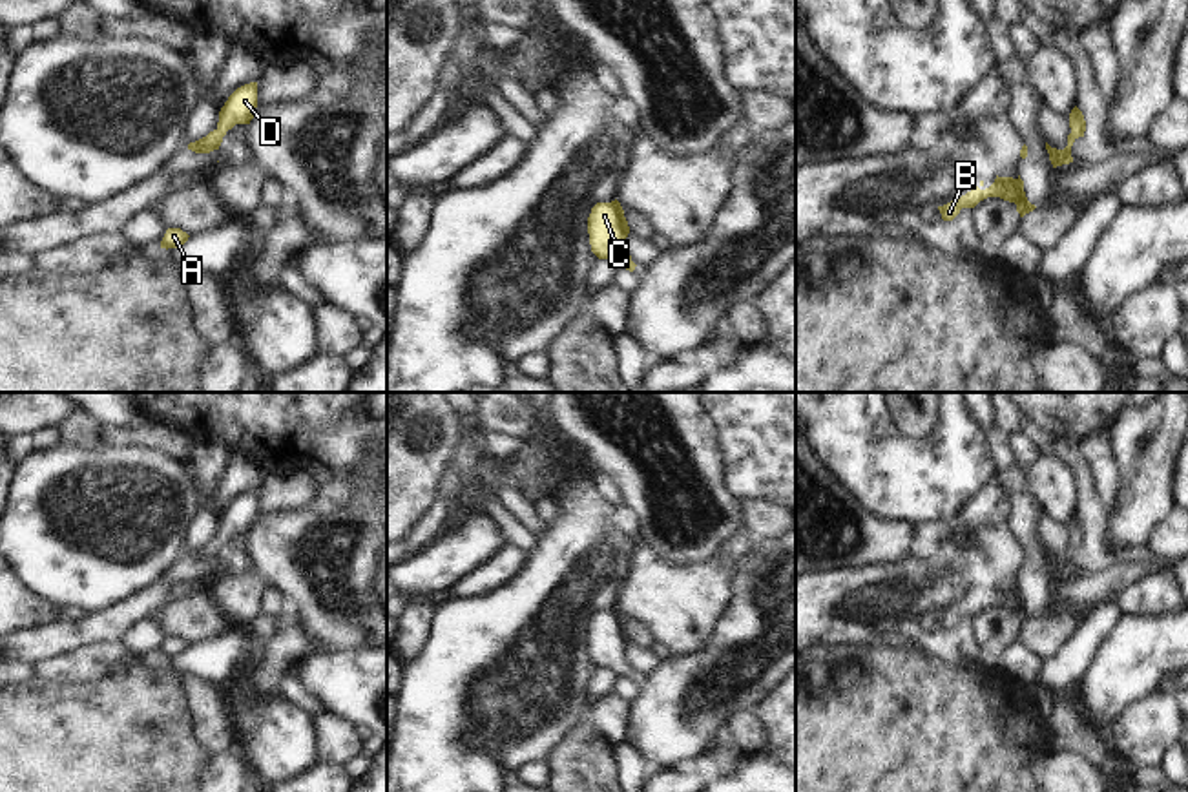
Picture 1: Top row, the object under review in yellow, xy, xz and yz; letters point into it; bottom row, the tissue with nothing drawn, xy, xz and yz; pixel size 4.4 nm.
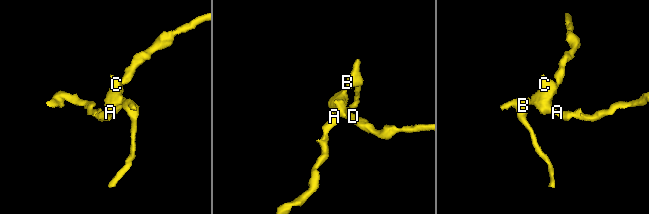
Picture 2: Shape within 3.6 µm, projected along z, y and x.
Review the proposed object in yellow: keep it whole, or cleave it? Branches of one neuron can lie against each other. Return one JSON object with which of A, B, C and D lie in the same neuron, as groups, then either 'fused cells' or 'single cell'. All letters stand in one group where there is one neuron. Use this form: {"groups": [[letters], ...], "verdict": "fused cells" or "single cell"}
{"groups": [["A", "B", "C", "D"]], "verdict": "single cell"}

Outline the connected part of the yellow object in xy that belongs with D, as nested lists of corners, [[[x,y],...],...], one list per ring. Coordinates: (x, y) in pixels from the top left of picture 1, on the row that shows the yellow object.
[[[257,82],[237,88],[219,111],[219,122],[206,137],[190,142],[188,150],[195,153],[210,153],[219,150],[223,137],[235,124],[250,124],[257,108]]]

